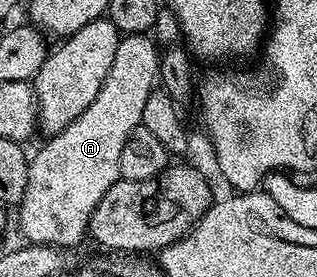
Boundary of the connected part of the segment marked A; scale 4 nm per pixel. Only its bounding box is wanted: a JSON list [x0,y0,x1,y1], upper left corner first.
[18,34,160,248]

